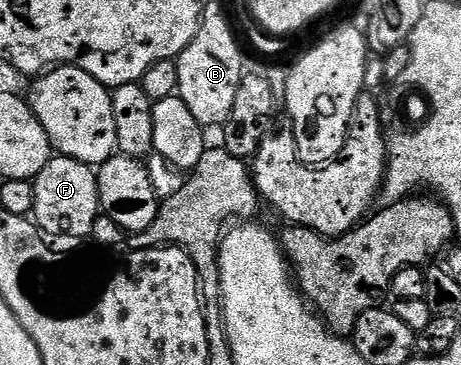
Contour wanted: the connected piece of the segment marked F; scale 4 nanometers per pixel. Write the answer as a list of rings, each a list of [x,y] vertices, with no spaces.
[[[60,154],[54,155],[33,180],[33,189],[35,206],[32,219],[45,236],[70,236],[80,241],[92,237],[93,227],[101,212],[99,182],[94,165]]]

